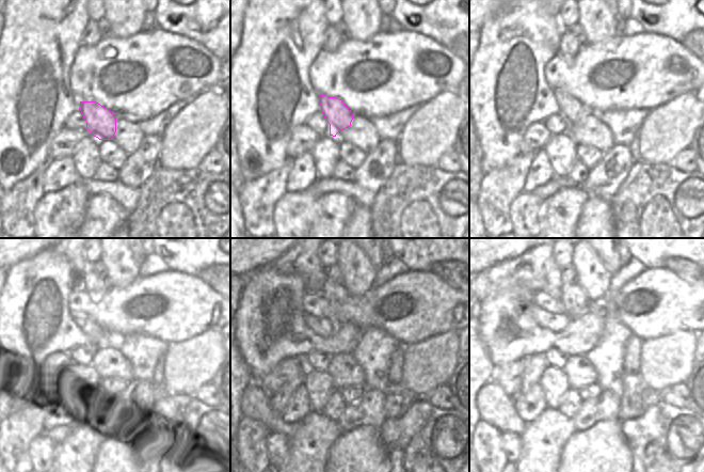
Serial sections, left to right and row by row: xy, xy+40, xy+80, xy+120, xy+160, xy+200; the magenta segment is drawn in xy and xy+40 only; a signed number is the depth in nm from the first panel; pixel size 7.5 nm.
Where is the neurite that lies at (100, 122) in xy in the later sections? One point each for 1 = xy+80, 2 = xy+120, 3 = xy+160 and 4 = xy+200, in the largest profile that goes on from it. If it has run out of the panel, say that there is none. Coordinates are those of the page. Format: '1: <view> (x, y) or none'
1: xy+80 (572, 109)
2: xy+120 (97, 335)
3: xy+160 (322, 326)
4: xy+200 (555, 323)

